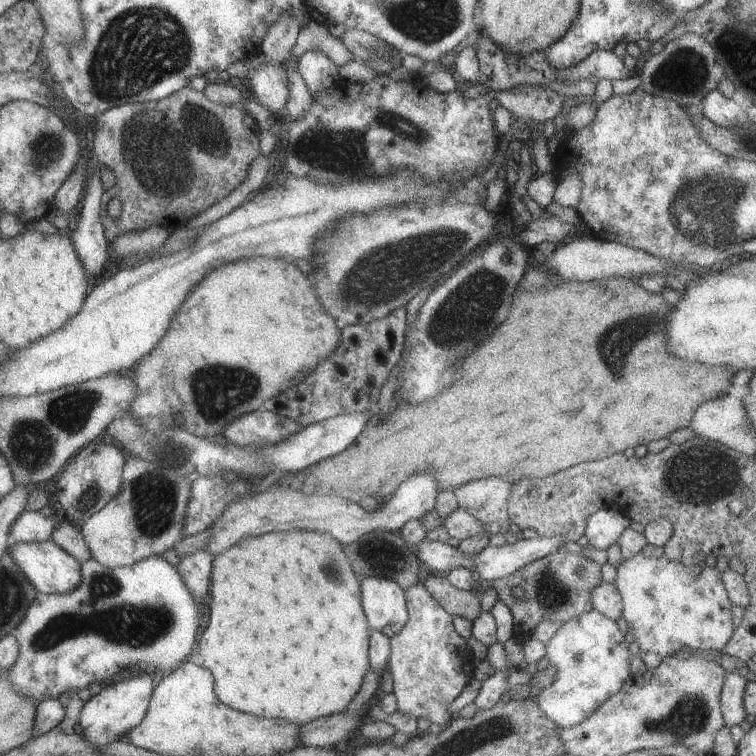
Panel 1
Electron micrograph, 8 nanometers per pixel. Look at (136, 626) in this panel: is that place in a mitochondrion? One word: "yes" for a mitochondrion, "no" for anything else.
yes

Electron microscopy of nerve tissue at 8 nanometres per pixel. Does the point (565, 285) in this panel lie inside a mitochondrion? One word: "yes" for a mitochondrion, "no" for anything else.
no

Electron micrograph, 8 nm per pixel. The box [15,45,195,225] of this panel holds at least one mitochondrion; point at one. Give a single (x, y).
(48, 146)

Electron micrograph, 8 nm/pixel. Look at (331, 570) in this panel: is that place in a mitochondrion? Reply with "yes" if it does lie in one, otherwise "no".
yes

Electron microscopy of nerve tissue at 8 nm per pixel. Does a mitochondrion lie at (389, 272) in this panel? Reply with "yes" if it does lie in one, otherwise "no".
yes

